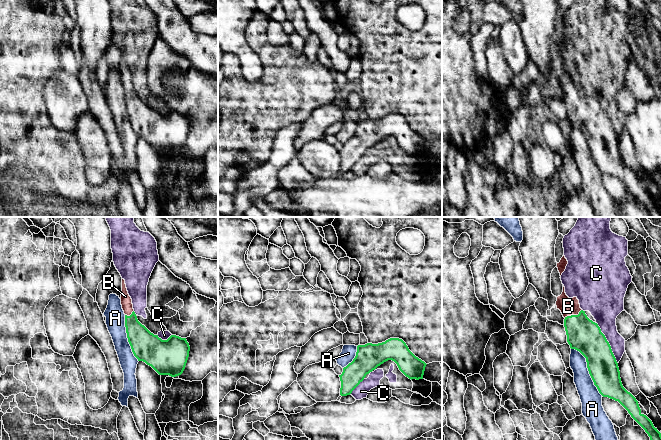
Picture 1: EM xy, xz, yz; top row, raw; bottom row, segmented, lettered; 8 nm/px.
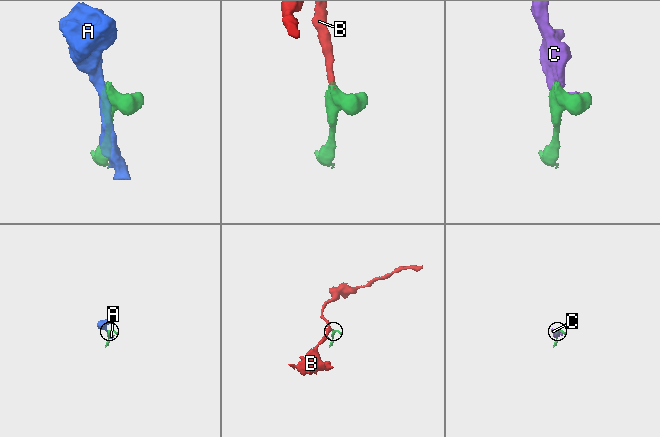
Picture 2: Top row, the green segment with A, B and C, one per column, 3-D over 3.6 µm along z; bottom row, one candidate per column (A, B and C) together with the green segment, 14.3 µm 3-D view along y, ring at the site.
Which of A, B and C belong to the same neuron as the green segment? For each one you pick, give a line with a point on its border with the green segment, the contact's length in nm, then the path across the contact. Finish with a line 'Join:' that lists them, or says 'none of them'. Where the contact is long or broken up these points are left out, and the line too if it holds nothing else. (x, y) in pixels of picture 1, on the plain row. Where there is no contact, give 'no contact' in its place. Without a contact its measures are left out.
B: yz (573, 91) | 160 nm | across yz (584, 111), (573, 91), (568, 82)
Join: B

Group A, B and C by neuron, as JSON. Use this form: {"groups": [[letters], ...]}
{"groups": [["A"], ["B"], ["C"]]}

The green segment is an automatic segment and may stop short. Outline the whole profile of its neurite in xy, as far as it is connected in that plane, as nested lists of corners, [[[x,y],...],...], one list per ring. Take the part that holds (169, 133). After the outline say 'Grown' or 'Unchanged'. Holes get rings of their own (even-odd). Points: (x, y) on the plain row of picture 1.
[[[122,55],[121,81],[125,90],[128,118],[138,137],[145,138],[159,151],[171,153],[181,151],[190,127],[186,114],[171,111],[167,116],[162,116],[142,101],[134,88],[124,55]]]. Grown

